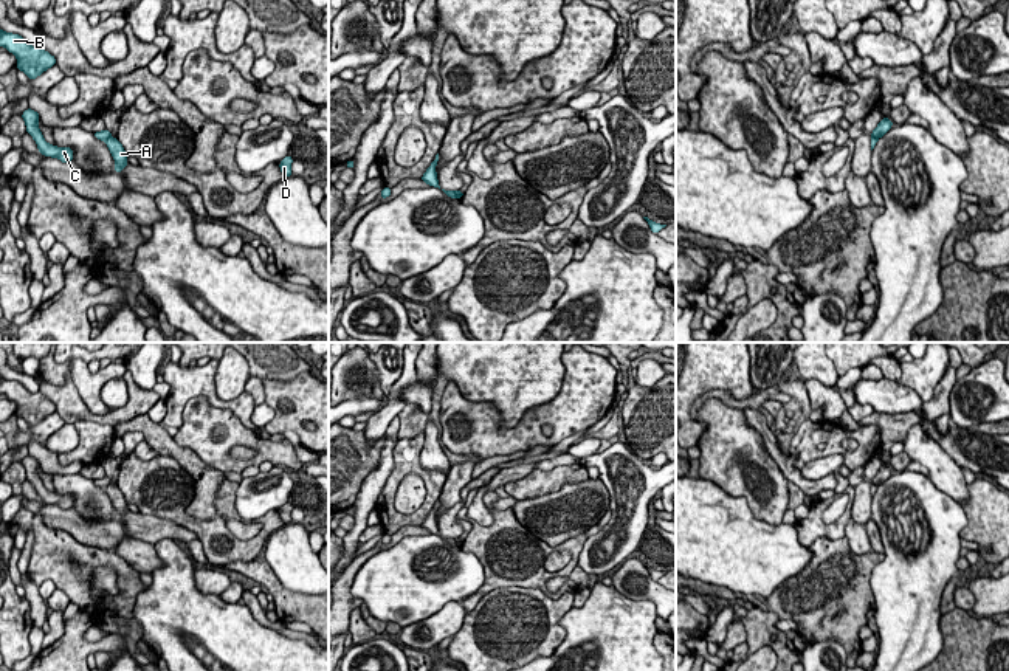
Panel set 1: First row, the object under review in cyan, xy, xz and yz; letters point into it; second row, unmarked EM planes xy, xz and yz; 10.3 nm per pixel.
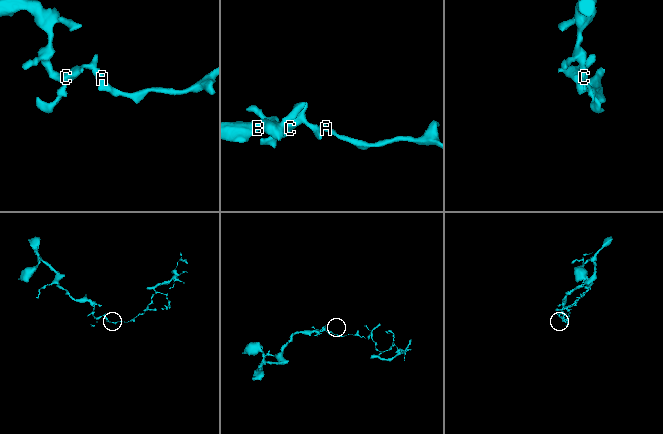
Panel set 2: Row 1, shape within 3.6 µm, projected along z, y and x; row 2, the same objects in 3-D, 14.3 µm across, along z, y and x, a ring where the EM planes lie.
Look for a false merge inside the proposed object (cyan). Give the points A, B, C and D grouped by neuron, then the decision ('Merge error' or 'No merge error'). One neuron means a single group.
Groups: A D / B C. Merge error

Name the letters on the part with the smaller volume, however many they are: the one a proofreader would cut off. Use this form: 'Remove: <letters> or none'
Remove: A, D

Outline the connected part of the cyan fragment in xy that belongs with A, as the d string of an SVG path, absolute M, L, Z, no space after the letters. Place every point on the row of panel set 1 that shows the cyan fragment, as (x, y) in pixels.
M108 138L105 139L107 147L112 152L112 157L116 163L115 172L121 174L121 170L129 164L127 153L122 147L122 144L118 141L118 138Z

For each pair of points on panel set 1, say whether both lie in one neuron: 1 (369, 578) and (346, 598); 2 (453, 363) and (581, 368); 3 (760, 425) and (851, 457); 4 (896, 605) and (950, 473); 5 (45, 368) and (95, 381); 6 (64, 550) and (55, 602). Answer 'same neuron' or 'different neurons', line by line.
1: different neurons
2: different neurons
3: different neurons
4: different neurons
5: same neuron
6: different neurons

